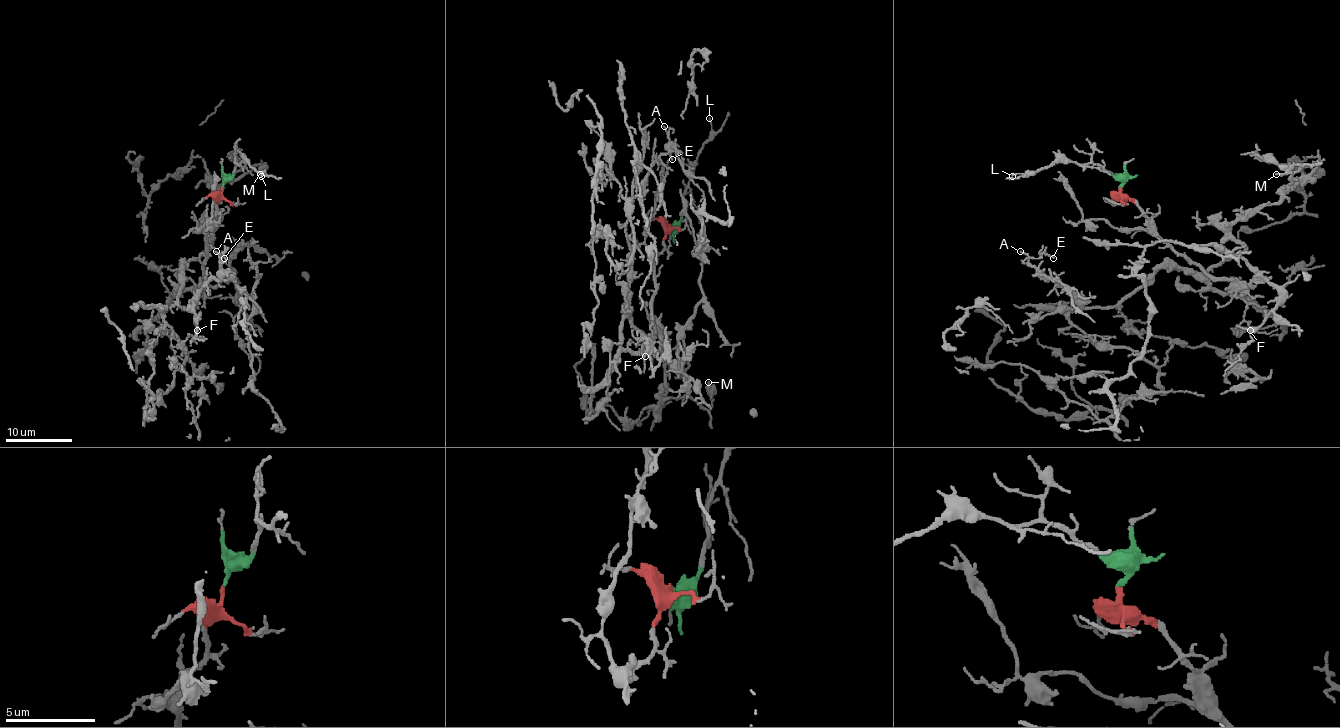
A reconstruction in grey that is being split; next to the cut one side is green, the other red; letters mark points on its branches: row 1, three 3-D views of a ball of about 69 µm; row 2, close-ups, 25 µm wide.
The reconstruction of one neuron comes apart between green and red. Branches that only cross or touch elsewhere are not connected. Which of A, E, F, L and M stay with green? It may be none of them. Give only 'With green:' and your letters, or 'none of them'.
With green: L

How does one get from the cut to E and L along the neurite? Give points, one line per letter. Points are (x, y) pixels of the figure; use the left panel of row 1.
E: (222, 187), (207, 222), (205, 279), (174, 296), (180, 267), (180, 306), (220, 277), (224, 257)
L: (222, 187), (234, 174), (235, 164), (247, 162), (264, 174), (260, 175)

